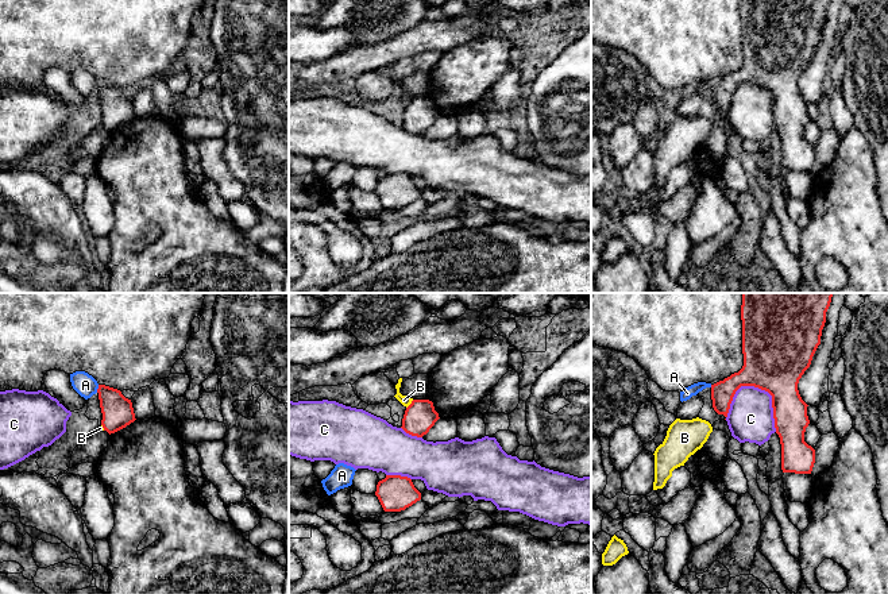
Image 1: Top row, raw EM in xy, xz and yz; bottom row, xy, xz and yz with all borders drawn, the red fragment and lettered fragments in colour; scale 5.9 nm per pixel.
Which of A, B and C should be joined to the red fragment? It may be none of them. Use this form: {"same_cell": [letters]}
{"same_cell": []}

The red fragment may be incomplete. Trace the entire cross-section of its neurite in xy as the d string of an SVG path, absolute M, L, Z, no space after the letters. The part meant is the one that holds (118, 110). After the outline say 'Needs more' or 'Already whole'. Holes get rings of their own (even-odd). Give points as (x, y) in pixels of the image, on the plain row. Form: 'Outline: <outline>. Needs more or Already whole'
Outline: M99 82L97 90L103 111L101 123L109 132L136 117L131 97L126 96L120 88Z. Already whole

